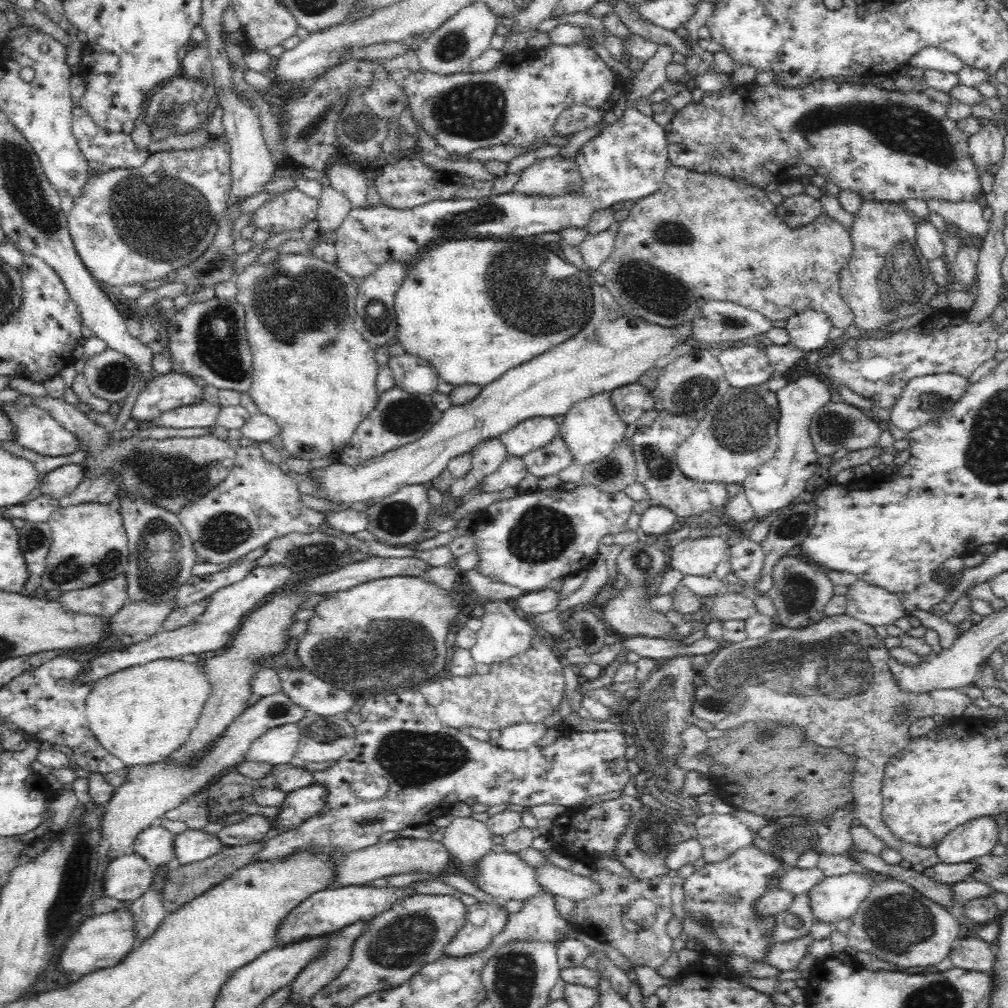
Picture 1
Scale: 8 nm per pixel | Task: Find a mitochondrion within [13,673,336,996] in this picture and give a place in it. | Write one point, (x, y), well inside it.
(60, 915)

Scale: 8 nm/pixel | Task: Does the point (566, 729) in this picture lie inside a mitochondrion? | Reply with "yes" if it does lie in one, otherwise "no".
no

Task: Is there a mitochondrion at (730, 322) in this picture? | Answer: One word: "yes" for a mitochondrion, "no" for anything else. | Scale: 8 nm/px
yes

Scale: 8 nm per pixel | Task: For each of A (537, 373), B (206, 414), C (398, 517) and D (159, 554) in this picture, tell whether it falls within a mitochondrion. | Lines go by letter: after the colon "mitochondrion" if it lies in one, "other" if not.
A: other
B: other
C: mitochondrion
D: mitochondrion

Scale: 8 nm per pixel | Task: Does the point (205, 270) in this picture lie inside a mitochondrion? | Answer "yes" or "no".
yes

